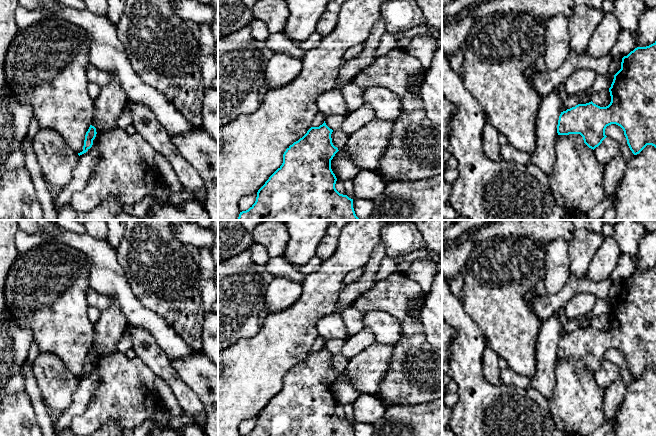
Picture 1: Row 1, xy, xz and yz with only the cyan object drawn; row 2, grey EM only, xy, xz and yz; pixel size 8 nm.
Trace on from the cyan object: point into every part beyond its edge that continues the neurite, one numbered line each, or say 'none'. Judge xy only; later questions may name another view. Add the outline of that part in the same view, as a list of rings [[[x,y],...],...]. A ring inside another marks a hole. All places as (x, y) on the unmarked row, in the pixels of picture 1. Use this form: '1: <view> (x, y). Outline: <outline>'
none

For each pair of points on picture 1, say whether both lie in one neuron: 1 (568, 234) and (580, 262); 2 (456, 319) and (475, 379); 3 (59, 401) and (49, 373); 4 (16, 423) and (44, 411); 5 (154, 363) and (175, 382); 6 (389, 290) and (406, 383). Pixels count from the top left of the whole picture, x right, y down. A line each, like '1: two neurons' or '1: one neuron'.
1: two neurons
2: one neuron
3: one neuron
4: two neurons
5: one neuron
6: one neuron

